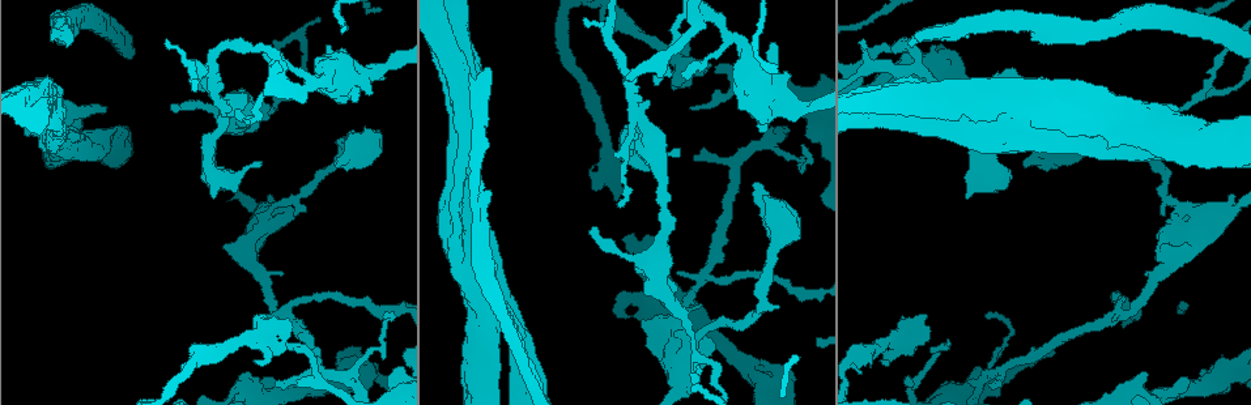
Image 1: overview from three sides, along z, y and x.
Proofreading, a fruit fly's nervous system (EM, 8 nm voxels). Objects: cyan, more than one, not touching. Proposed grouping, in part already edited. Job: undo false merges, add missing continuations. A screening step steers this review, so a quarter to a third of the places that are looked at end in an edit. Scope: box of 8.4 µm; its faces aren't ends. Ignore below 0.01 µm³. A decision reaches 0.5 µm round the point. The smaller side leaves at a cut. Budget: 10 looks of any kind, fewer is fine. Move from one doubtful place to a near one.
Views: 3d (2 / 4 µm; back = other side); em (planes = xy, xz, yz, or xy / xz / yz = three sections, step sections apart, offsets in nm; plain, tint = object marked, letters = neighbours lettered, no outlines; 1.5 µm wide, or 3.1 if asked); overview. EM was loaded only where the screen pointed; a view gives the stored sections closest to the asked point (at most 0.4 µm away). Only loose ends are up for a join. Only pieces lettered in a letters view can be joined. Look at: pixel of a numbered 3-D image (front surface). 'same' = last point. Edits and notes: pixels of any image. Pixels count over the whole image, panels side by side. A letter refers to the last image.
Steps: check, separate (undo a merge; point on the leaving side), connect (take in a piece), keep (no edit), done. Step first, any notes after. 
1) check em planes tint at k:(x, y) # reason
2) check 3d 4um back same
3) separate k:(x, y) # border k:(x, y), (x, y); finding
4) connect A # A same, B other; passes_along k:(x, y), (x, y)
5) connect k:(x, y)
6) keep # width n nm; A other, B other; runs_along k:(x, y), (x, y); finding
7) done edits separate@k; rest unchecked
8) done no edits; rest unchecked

check em planes letters at 1:(1119, 313) # arms part here

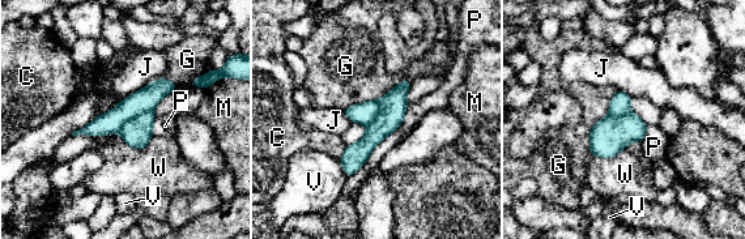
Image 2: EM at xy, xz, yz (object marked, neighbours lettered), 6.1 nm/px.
separate 2:(145, 99) # longest_contact G 440 nm; C other, G other, J other, M other, P other, V other, W other; part_leaving 2:(171, 85), (85, 131); a second cell is stuck on

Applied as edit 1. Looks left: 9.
check em planes letters at 1:(126, 128)

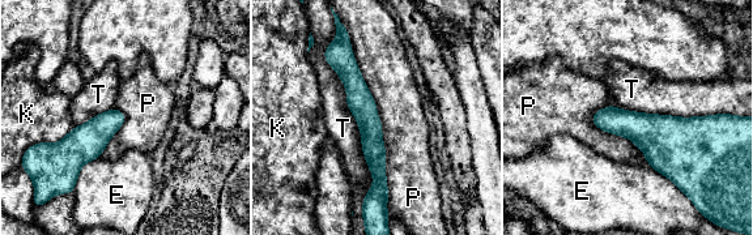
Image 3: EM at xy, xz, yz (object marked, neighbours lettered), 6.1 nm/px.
keep # E other, K other, P other, T other; runs_along 3:(347, 51), (370, 125), (375, 199); none of them fits

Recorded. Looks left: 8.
check 3d 2um at 1:(687, 351) # two arms at a narrow angle

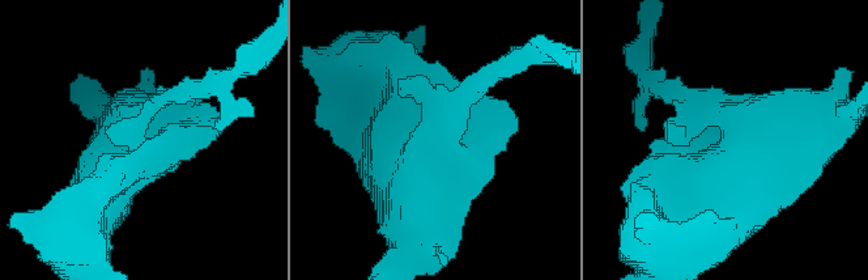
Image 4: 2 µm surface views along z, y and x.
check em planes letters at 4:(143, 151) # arms 4; shape alone is not enough

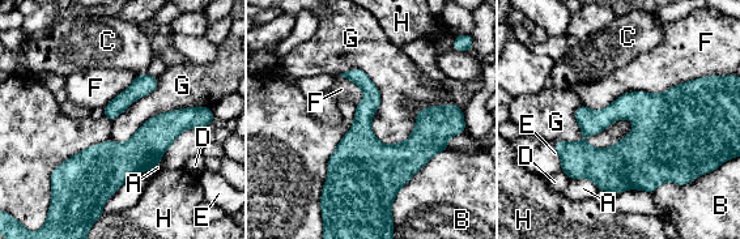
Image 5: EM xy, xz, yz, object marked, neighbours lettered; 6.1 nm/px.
keep # A other, B other, C other, D other, E other, F other, G other, H other; continuous, no second cell

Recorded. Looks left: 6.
check em xy step 8 tint at 1:(734, 37) # narrows sharply

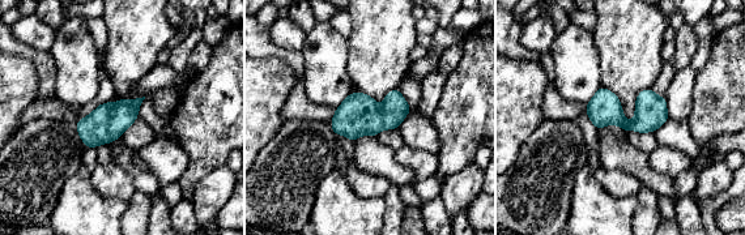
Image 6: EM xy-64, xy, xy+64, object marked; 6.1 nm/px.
check em planes tint same

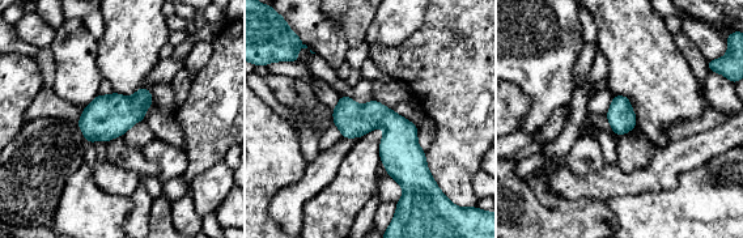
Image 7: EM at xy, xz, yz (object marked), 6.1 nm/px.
check em planes letters same # what lies round it

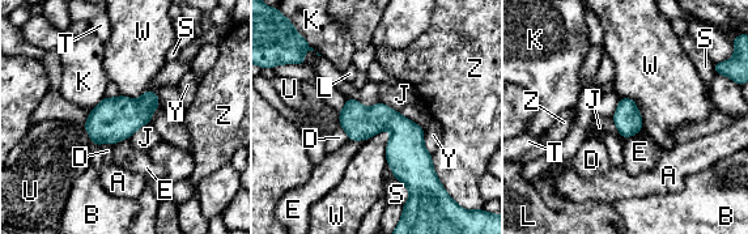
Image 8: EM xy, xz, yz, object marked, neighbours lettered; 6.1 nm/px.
keep # longest_contact W 240 nm; A other, B other, D other, E other, J other, K other, L other, S other, T other, U other, W other, Y other, Z other; runs_along 8:(349, 102), (406, 139), (417, 184); all the same cell

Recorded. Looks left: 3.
done edits separate@2; rest unchecked

